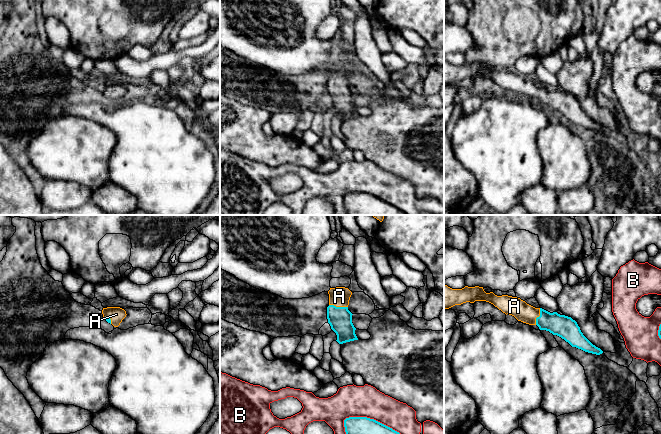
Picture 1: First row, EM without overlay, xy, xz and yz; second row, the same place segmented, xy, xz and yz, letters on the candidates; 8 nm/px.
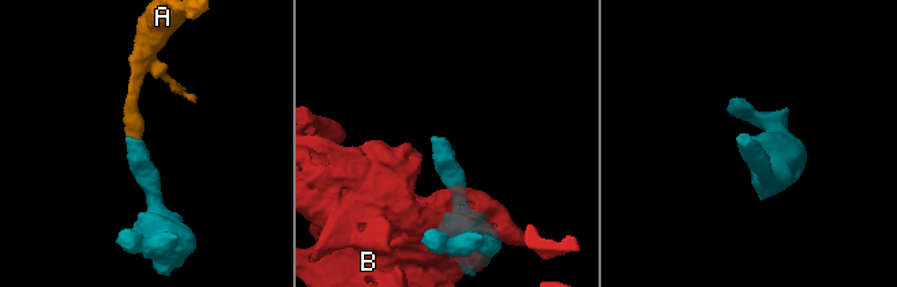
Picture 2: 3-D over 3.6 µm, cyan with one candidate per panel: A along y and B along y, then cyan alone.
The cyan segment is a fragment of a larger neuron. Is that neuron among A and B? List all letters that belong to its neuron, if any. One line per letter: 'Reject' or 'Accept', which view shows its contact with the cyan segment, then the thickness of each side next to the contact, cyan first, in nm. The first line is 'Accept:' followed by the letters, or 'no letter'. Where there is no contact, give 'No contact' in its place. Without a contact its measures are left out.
Accept: A
A: Accept. Touches cyan in xz. Thickness 190 nm (cyan) against 160 nm
B: Reject. Touches cyan in xz. Thickness 140 nm (cyan) against 260 nm

